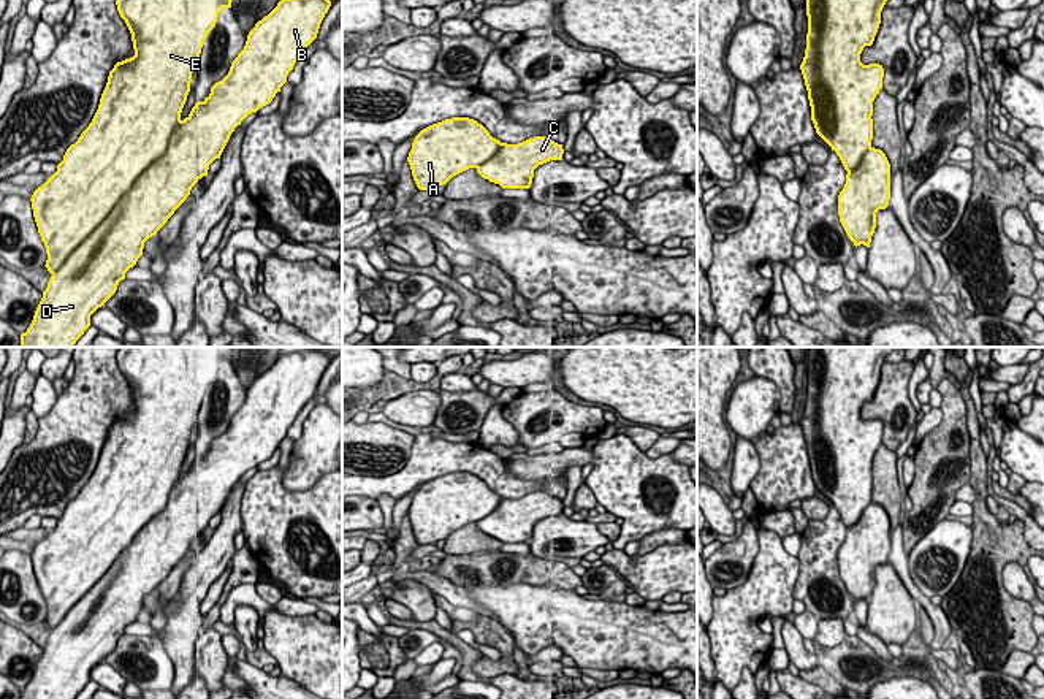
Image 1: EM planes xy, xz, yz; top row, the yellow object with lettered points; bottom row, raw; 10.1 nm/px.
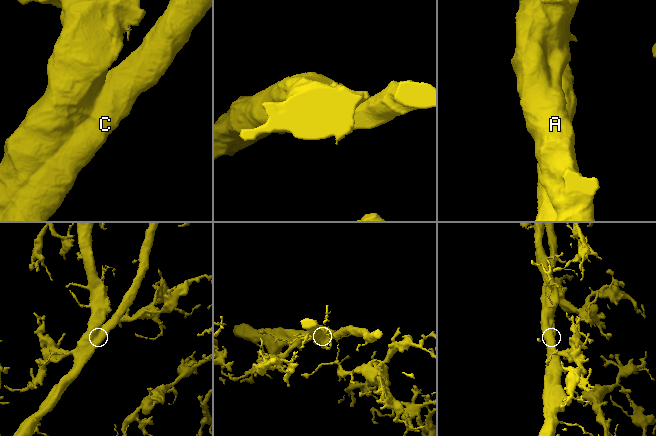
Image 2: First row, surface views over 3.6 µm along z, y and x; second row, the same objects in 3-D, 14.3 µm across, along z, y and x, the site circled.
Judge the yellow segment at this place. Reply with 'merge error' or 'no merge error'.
no merge error

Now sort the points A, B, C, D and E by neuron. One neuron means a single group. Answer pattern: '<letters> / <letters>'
A B C D E

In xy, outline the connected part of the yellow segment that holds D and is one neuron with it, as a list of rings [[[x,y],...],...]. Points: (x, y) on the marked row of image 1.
[[[116,0],[133,41],[135,55],[117,62],[109,71],[98,109],[71,144],[57,171],[38,187],[30,201],[52,274],[33,320],[21,334],[19,347],[74,347],[90,327],[90,315],[116,293],[125,273],[143,255],[144,243],[155,236],[174,211],[187,200],[192,187],[208,176],[209,165],[220,159],[231,133],[252,113],[269,105],[288,73],[317,38],[328,13],[330,0],[280,0],[277,6],[249,32],[244,49],[231,62],[228,74],[211,87],[211,94],[196,101],[182,120],[181,113],[190,92],[192,73],[198,63],[208,33],[215,27],[222,8],[233,0]]]

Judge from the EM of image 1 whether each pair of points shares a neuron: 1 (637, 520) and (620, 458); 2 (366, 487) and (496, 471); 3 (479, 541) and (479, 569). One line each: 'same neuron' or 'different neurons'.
1: same neuron
2: same neuron
3: different neurons

